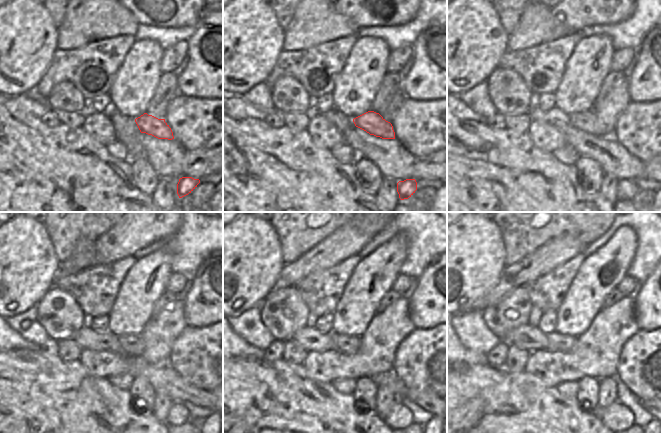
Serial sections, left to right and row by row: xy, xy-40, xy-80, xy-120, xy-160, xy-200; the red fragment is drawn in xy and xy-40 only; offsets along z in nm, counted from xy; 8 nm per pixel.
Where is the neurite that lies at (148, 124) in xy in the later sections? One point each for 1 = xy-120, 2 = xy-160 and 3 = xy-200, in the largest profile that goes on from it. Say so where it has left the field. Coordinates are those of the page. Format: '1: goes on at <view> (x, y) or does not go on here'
1: goes on at xy-120 (132, 344)
2: goes on at xy-160 (345, 344)
3: goes on at xy-200 (555, 342)

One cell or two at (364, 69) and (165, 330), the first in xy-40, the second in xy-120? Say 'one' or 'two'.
two

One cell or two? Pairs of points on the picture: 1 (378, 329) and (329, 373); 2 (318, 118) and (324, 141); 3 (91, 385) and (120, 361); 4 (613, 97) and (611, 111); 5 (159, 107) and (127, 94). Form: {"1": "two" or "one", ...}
{"1": "one", "2": "one", "3": "two", "4": "one", "5": "two"}

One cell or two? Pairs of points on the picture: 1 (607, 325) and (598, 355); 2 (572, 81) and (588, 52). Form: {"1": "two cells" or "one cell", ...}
{"1": "one cell", "2": "one cell"}

